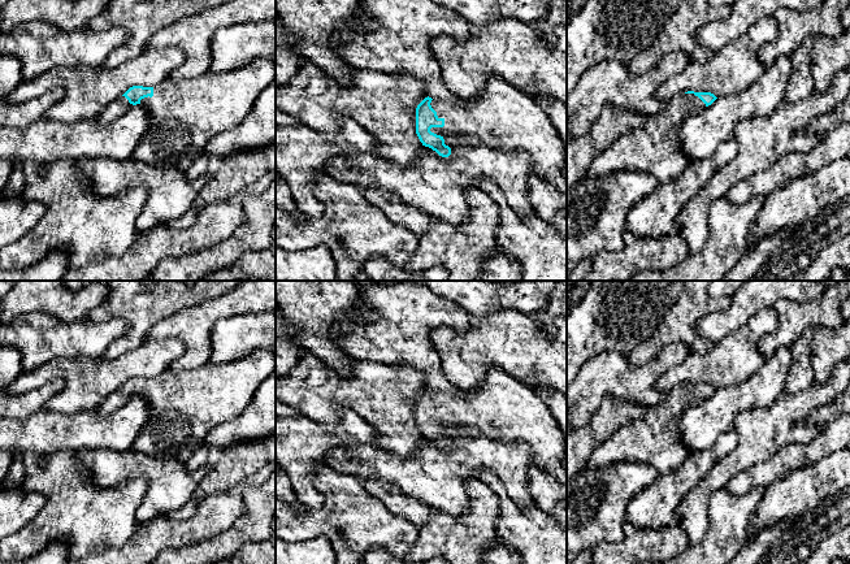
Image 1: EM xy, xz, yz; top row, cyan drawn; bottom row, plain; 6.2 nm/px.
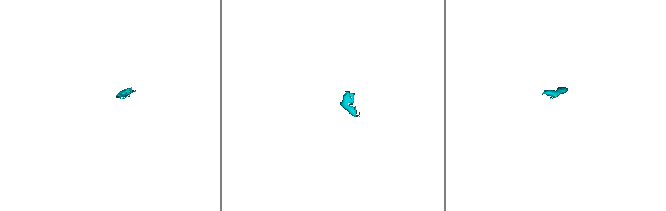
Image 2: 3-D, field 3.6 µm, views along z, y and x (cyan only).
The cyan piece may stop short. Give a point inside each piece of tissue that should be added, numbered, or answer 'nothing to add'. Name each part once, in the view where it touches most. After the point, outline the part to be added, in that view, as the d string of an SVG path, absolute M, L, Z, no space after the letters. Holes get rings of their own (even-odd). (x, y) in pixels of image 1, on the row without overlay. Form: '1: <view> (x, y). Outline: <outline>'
1: xz (504, 408). Outline: M490 368L477 390L464 391L460 396L433 390L430 396L438 409L444 411L444 417L431 418L431 424L443 429L474 428L498 442L524 443L530 450L533 463L567 486L567 469L563 467L564 435L548 405L530 386L499 368Z

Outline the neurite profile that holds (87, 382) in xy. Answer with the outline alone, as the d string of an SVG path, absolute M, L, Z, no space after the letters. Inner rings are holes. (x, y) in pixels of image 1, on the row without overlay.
M172 338L164 340L144 339L135 350L110 360L94 357L57 357L40 365L34 372L22 373L10 385L4 387L5 392L22 394L39 389L56 379L64 381L64 387L44 405L45 411L75 415L95 411L112 392L122 387L133 377L153 378L185 353L186 344L182 339Z

